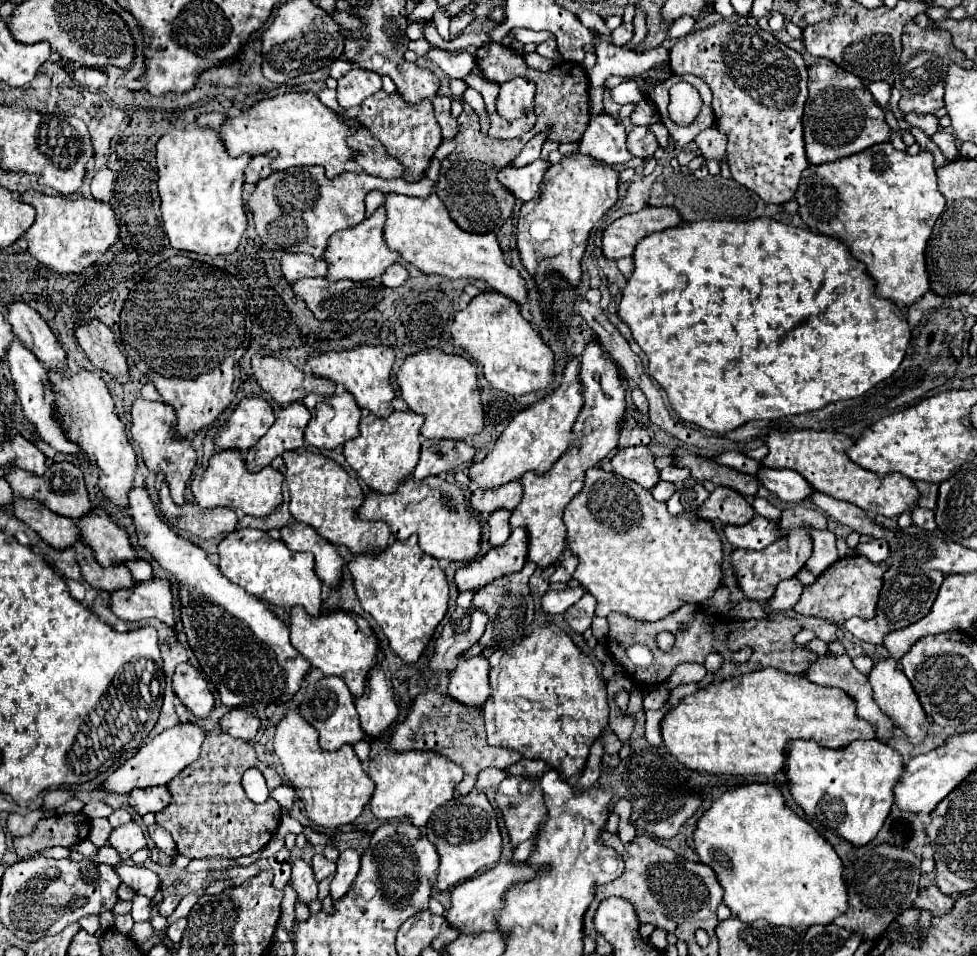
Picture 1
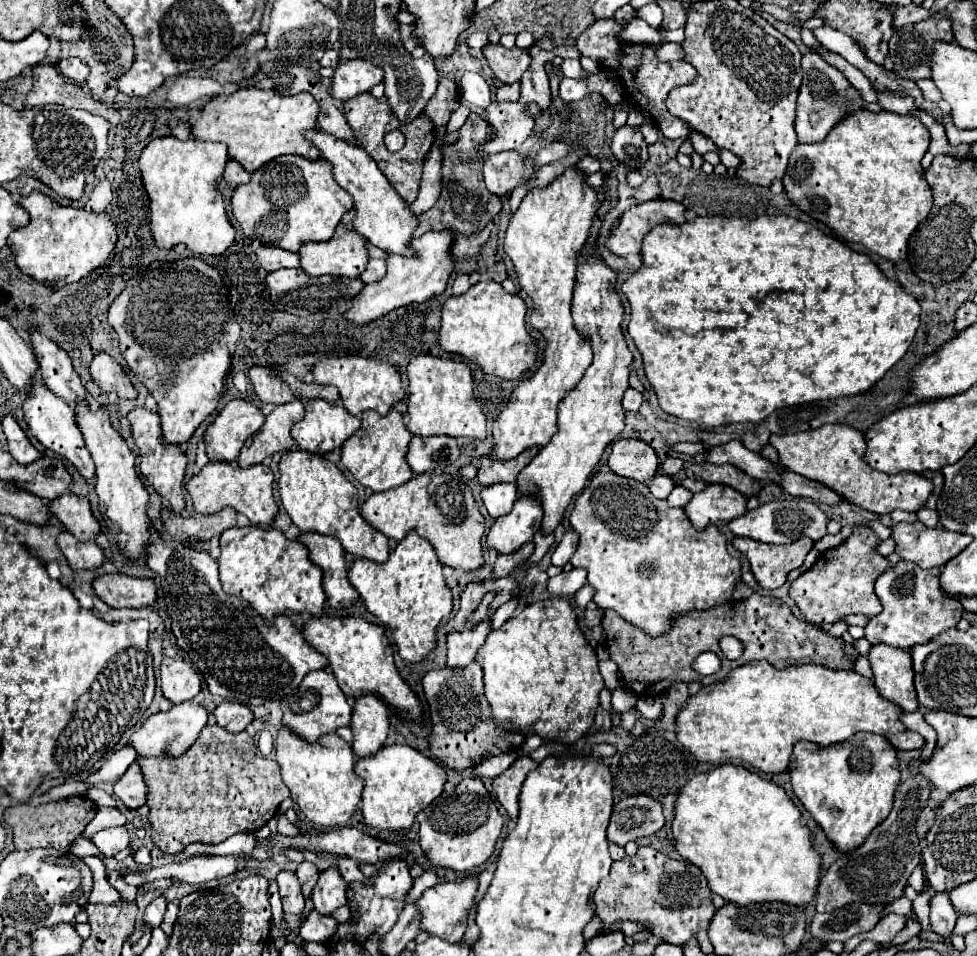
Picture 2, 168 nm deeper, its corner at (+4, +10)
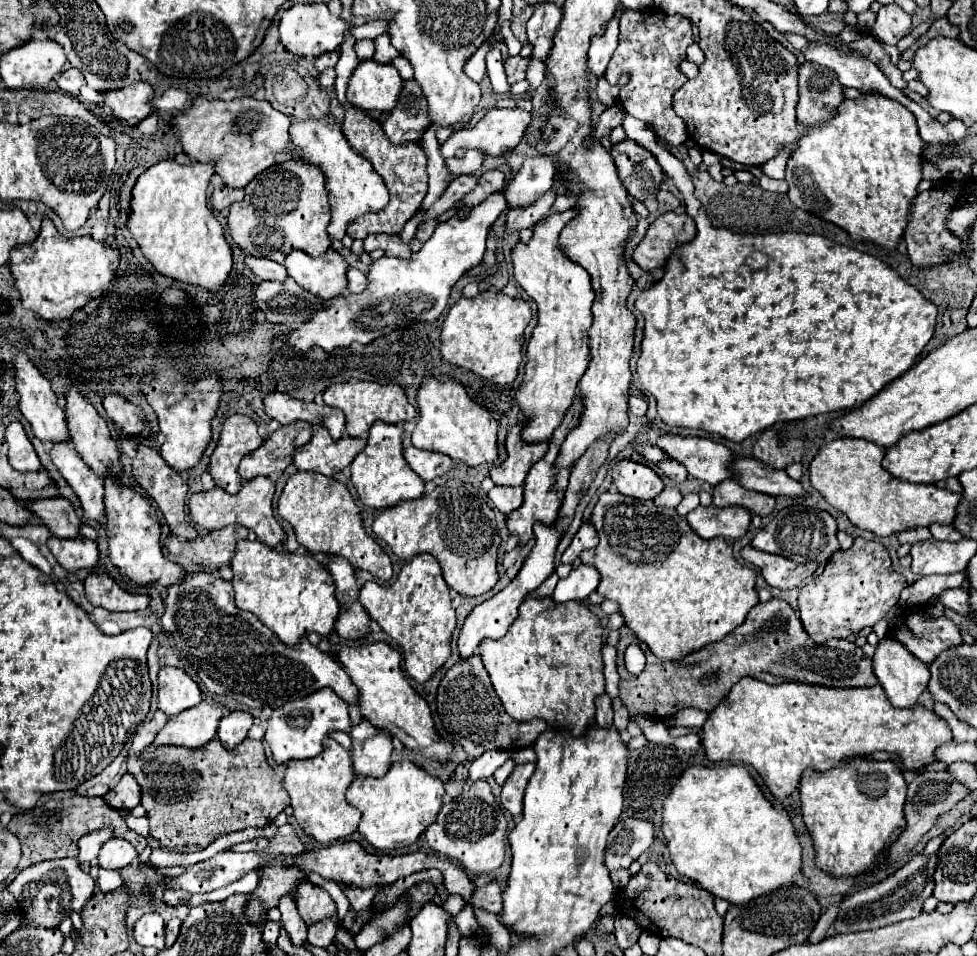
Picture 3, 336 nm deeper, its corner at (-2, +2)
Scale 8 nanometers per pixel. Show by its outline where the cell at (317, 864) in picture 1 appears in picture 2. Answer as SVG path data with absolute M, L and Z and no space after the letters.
M304 861L304 863L298 865L298 869L294 873L298 875L298 881L302 885L302 895L308 899L312 889L314 889L314 885L316 885L316 881L318 881L318 869L312 863Z

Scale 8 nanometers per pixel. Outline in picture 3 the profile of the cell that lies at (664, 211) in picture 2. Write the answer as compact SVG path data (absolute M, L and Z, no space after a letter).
M668 211L660 215L636 245L632 259L646 271L664 267L670 253L696 235L696 225L690 215Z

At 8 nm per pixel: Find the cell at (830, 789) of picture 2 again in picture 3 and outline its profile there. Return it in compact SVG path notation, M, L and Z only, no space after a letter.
M854 757L852 761L840 761L832 771L820 773L816 769L806 769L798 789L804 823L816 847L816 865L834 877L860 875L878 863L882 851L896 841L906 825L902 813L906 783L902 771L890 759L876 761Z

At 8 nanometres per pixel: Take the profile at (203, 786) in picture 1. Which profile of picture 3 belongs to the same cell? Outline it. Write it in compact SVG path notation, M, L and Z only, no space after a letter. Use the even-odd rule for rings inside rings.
M212 739L200 749L184 749L184 747L154 747L148 745L140 757L128 759L128 771L136 777L142 787L142 807L146 809L146 817L150 821L150 837L160 843L160 847L168 851L200 851L216 841L220 835L228 835L234 831L242 831L248 827L264 827L276 819L278 813L290 805L290 797L284 789L284 781L278 773L268 765L264 755L262 741L244 739L234 749L224 749L218 739ZM170 769L180 769L186 777L192 777L194 789L166 789L160 793L162 775L172 775Z

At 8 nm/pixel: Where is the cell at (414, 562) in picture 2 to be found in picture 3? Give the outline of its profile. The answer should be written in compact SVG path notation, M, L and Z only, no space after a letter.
M430 553L412 557L392 585L384 587L374 581L366 581L358 591L358 597L366 613L402 647L406 671L414 681L428 681L436 669L446 663L450 657L448 639L456 627L456 611L452 609L448 585L436 557Z

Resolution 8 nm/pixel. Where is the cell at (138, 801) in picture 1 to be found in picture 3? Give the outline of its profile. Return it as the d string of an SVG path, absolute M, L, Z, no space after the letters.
M126 773L122 779L120 779L120 783L112 789L112 791L108 791L106 795L104 795L104 801L110 805L112 803L112 807L114 809L134 809L136 805L140 805L140 797L142 797L142 789L140 789L140 785L134 781L134 777L132 777L132 773Z

